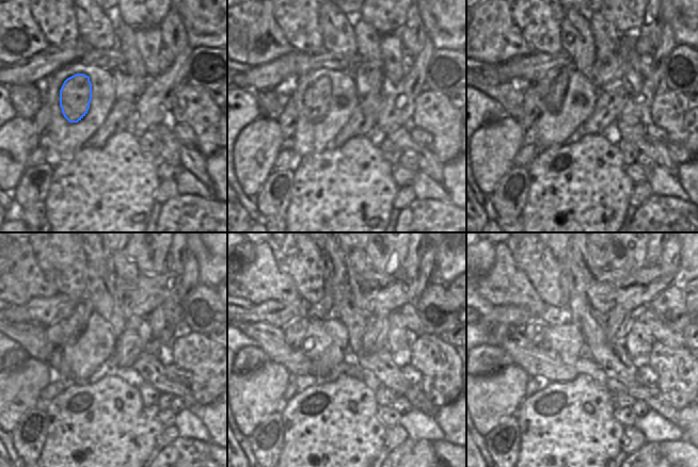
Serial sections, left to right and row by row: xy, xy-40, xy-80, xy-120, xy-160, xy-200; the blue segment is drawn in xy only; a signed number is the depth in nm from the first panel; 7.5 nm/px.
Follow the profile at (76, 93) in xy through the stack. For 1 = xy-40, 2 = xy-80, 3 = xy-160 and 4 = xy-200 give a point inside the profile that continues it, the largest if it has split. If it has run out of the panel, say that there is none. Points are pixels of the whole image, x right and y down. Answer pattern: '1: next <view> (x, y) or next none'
1: next xy-40 (316, 98)
2: next xy-80 (556, 94)
3: next xy-160 (323, 307)
4: next xy-200 (560, 254)

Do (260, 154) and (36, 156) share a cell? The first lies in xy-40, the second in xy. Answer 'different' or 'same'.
different

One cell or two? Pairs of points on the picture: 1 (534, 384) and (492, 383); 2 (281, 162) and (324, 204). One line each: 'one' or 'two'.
1: two
2: two

